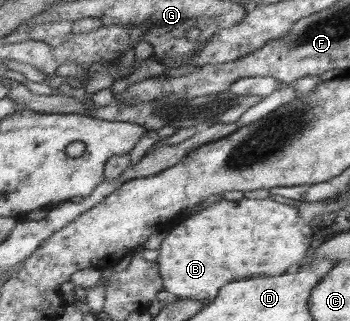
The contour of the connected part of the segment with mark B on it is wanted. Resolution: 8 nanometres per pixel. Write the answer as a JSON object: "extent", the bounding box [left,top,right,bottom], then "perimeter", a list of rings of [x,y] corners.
{"extent":[156,198,312,305],"perimeter":[[[275,198],[220,199],[167,230],[156,260],[162,288],[203,305],[218,294],[222,284],[256,278],[258,274],[278,276],[288,266],[302,263],[312,240],[312,230],[298,215],[296,206]]]}

